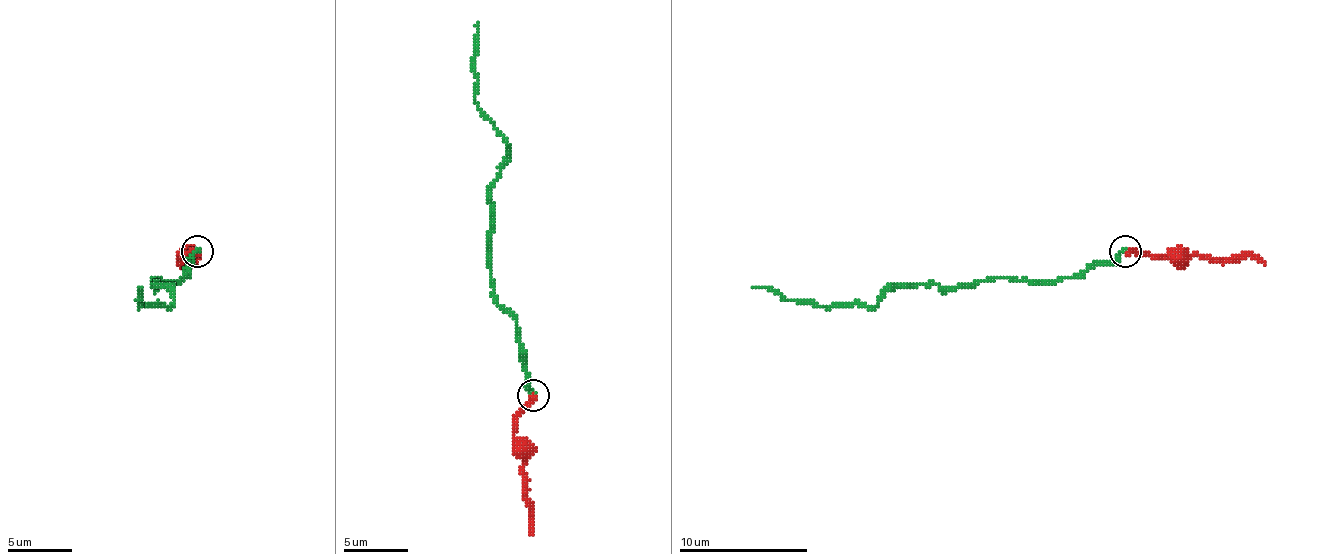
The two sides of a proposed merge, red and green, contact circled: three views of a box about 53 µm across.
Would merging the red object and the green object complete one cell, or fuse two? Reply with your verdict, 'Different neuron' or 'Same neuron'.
Same neuron

